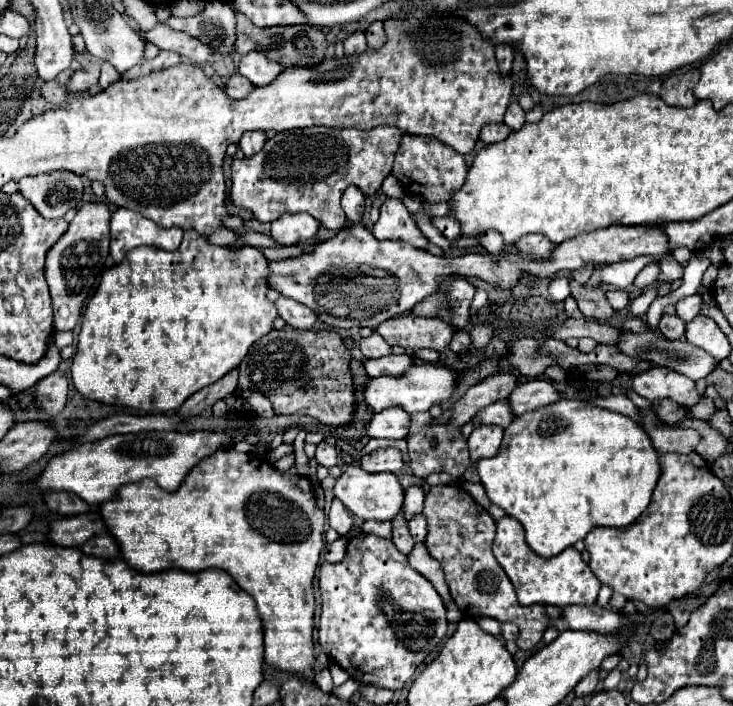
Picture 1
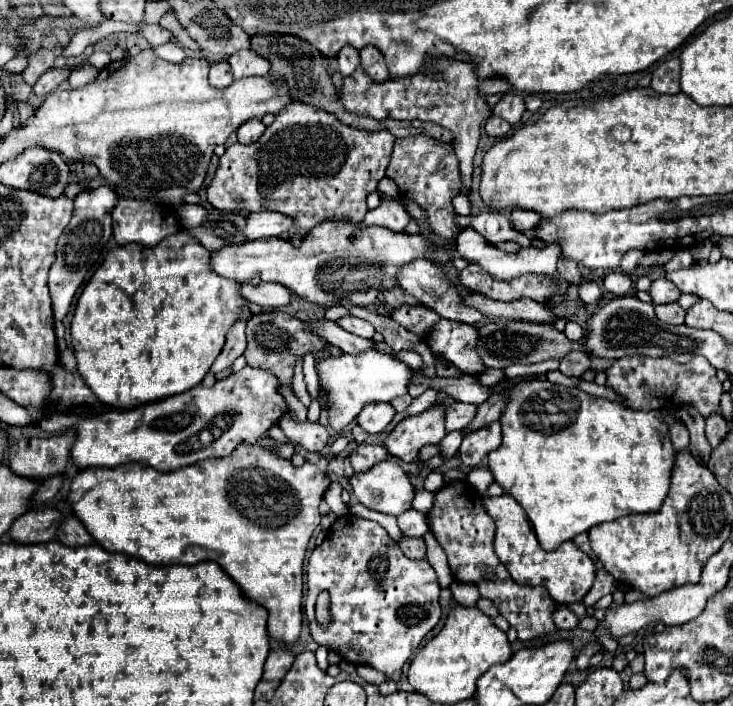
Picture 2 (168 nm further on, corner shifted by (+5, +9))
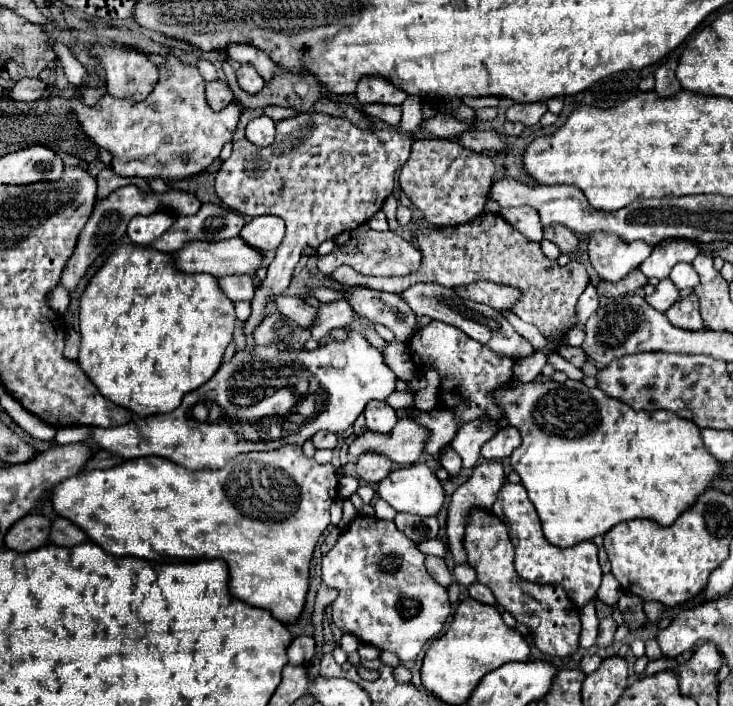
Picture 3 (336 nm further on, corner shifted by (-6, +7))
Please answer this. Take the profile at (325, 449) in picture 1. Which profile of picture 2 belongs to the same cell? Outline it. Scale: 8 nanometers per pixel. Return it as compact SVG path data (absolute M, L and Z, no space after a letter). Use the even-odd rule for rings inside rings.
M284 415L278 425L280 425L280 429L284 431L284 435L286 435L290 441L302 445L302 447L308 449L308 451L320 453L320 451L328 445L328 437L330 437L330 435L328 435L326 427L322 427L320 423L308 423L308 421L296 423L296 421L292 421L288 415Z

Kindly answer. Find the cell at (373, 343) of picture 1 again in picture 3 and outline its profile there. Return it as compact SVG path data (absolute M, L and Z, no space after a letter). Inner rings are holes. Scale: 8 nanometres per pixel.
M343 299L321 303L317 307L317 319L309 331L315 341L321 341L331 329L353 325L353 317L355 317L355 313L353 313L351 305Z

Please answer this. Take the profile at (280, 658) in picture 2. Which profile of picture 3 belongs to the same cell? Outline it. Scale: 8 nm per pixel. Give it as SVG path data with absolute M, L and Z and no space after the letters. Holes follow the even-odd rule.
M297 637L291 645L289 645L289 663L291 665L307 665L315 653L315 637Z

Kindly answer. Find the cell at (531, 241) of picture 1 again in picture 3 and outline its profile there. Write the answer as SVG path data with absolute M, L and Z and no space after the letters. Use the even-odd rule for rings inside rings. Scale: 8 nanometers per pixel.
M507 207L501 209L499 215L503 215L503 219L507 219L507 223L511 223L517 231L521 231L523 235L527 235L527 239L531 241L541 241L543 239L543 227L539 221L539 213L533 207Z

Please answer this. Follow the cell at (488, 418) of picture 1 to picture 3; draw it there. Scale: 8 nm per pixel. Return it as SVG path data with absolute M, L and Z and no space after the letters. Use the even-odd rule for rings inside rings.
M441 409L429 411L429 413L413 411L413 413L409 413L409 417L429 431L429 437L425 443L425 451L429 455L437 455L443 447L447 447L451 443L451 439L455 437L455 431L459 429L451 411L441 411Z

